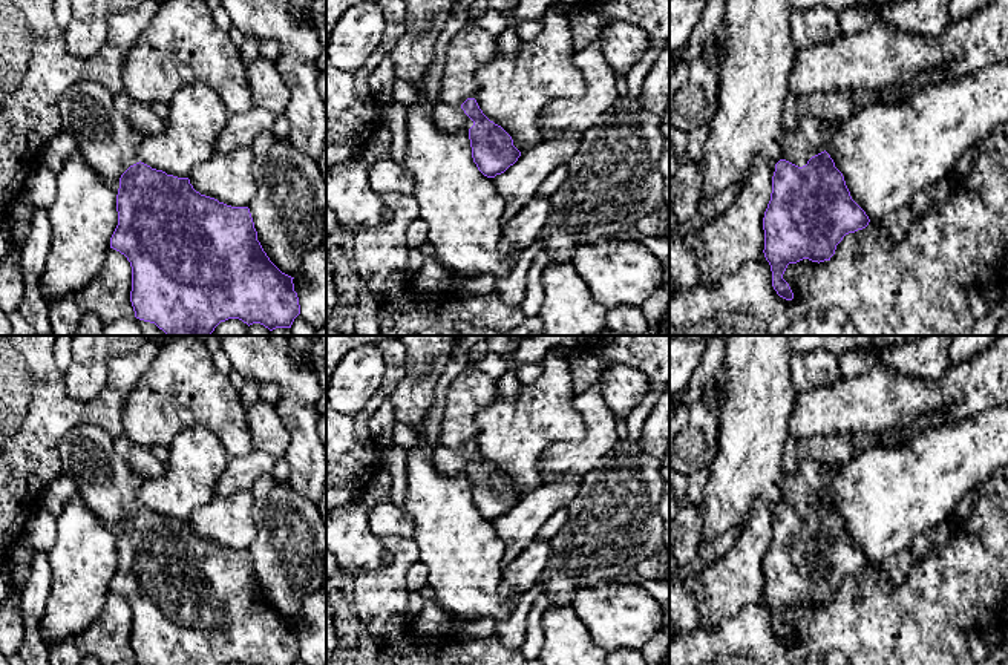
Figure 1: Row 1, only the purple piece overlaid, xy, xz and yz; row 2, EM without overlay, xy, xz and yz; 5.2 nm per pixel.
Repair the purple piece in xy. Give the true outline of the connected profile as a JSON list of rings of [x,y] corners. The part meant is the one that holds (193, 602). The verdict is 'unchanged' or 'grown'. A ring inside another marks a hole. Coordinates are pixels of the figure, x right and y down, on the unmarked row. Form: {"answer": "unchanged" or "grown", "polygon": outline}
{"answer": "grown", "polygon": [[[75,424],[58,443],[61,472],[78,487],[86,506],[104,526],[119,526],[116,538],[118,568],[110,591],[127,601],[132,610],[130,645],[135,660],[144,665],[294,665],[300,648],[291,619],[282,616],[267,599],[248,550],[231,550],[201,538],[188,521],[167,518],[138,501],[144,483],[115,449],[113,437],[98,424]]]}

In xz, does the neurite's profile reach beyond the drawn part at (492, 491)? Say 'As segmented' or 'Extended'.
Extended

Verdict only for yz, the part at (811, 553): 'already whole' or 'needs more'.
needs more

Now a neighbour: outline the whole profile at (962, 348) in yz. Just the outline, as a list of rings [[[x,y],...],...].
[[[953,336],[948,359],[951,365],[961,365],[982,354],[1000,337],[1003,336]]]

